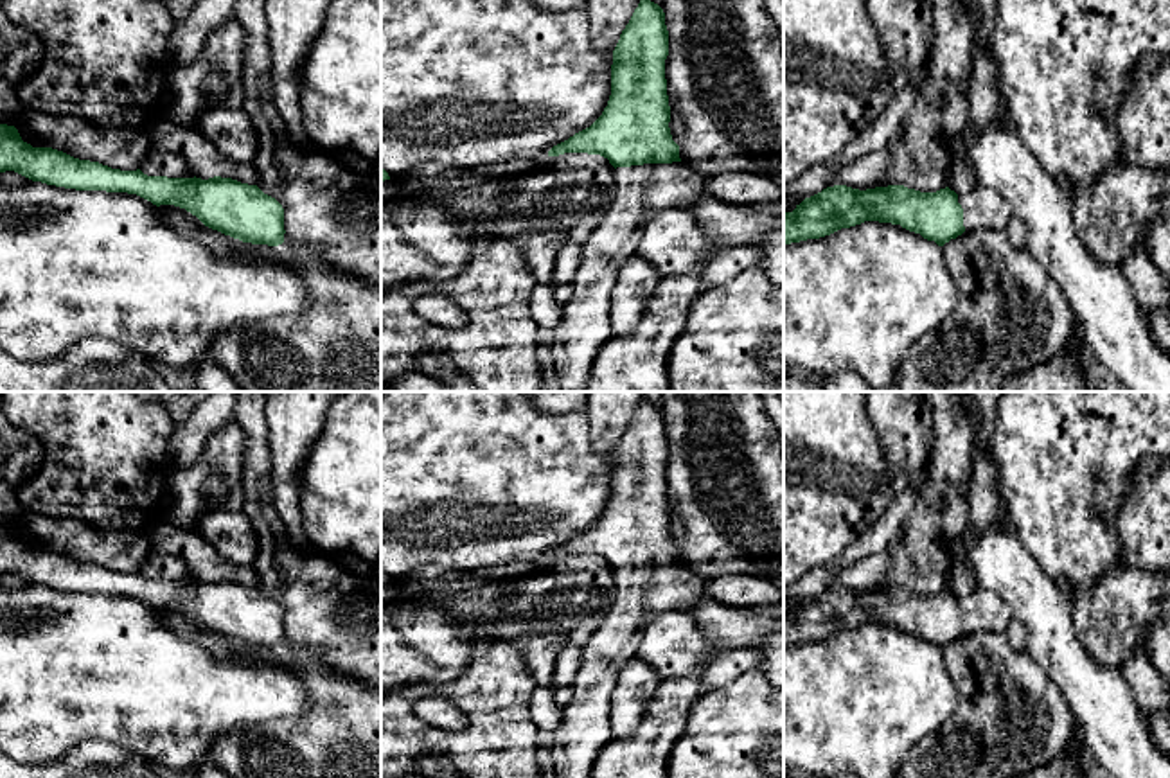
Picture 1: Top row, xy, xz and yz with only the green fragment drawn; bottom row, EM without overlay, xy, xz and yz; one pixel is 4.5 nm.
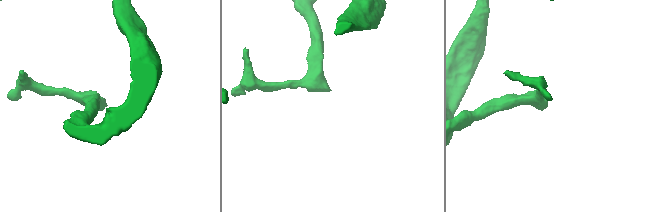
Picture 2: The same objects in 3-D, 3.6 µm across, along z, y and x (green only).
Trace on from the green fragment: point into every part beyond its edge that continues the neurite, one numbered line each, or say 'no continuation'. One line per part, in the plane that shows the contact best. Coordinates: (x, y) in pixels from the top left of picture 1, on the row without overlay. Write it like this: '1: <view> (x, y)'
1: xz (640, 593)

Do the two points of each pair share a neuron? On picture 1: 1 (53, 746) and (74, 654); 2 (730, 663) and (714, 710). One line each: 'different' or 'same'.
1: same
2: different

